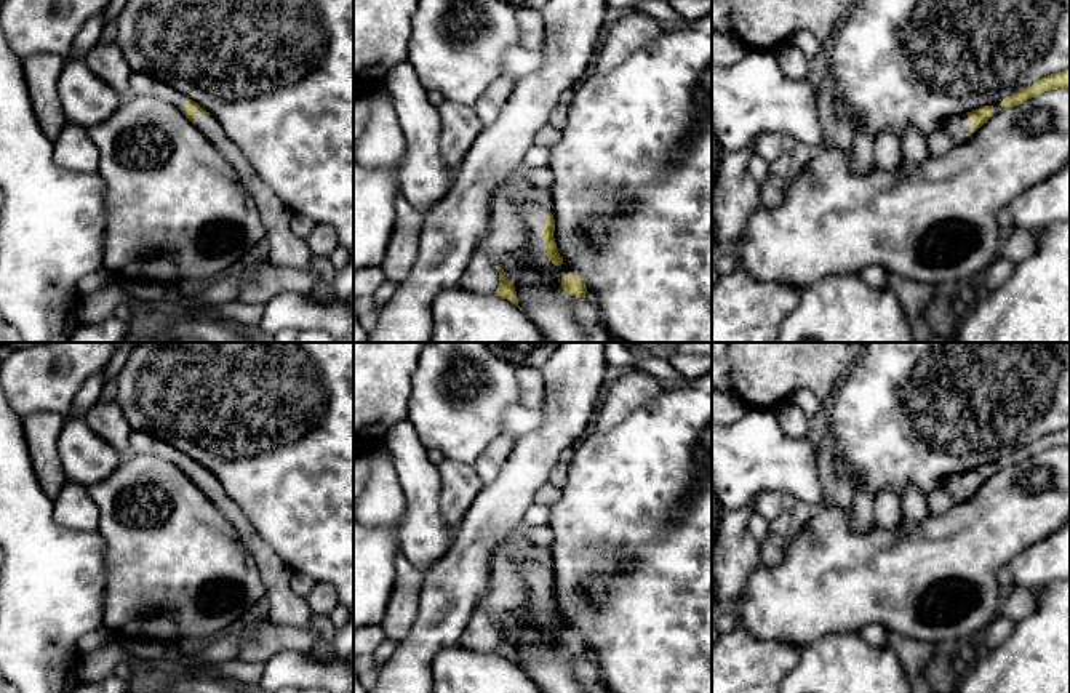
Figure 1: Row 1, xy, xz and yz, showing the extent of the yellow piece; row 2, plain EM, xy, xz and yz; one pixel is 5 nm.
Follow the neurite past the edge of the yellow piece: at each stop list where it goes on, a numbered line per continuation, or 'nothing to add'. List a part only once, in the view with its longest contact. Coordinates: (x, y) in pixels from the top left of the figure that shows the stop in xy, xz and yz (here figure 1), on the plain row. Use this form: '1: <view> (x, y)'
1: xy (287, 608)
2: xz (536, 562)

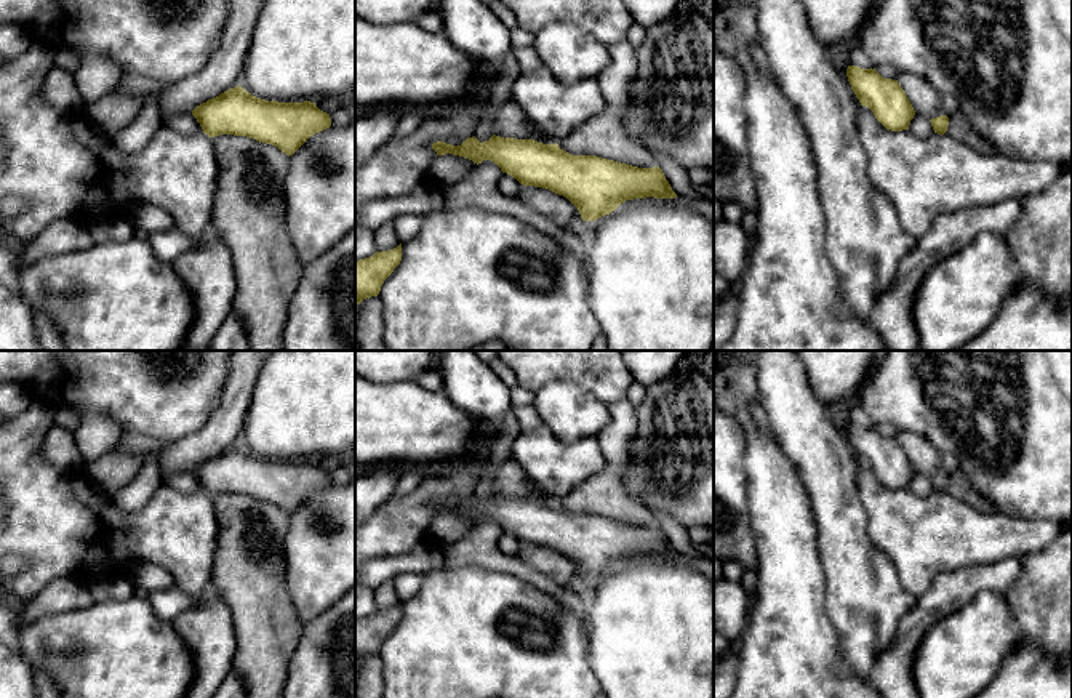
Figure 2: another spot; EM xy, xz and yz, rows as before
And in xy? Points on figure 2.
1: xy (223, 429)

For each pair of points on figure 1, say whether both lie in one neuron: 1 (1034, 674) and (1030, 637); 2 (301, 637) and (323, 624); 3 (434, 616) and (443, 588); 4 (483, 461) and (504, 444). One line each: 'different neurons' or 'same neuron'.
1: same neuron
2: different neurons
3: same neuron
4: same neuron

